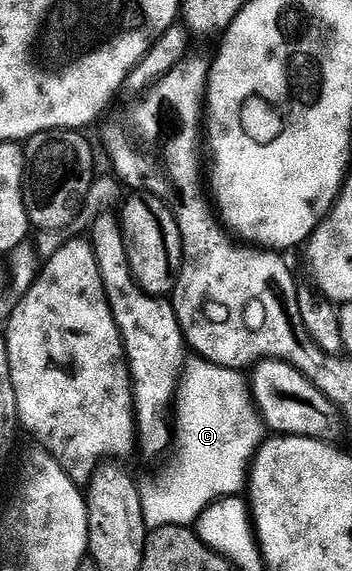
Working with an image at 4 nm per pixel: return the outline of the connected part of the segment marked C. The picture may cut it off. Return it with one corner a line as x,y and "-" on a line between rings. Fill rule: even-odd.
193,358
185,365
181,386
175,397
175,451
169,469
161,480
141,488
143,518
150,529
162,528
167,524
182,526
196,525
197,519
214,500
240,493
247,484
247,465
254,451
253,435
257,428
253,425
255,408
251,403
251,392
241,381
241,376
229,366
212,364
209,360

